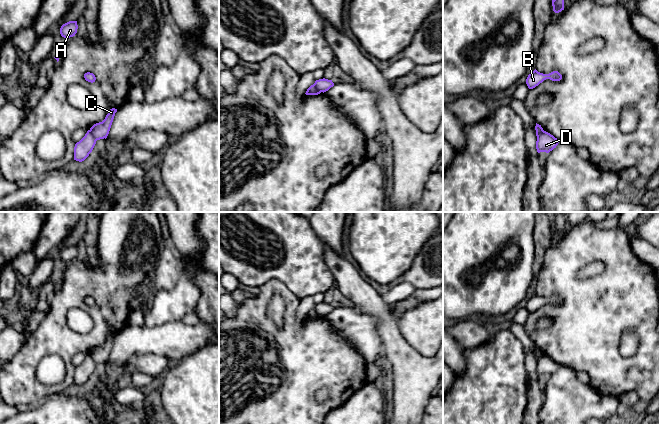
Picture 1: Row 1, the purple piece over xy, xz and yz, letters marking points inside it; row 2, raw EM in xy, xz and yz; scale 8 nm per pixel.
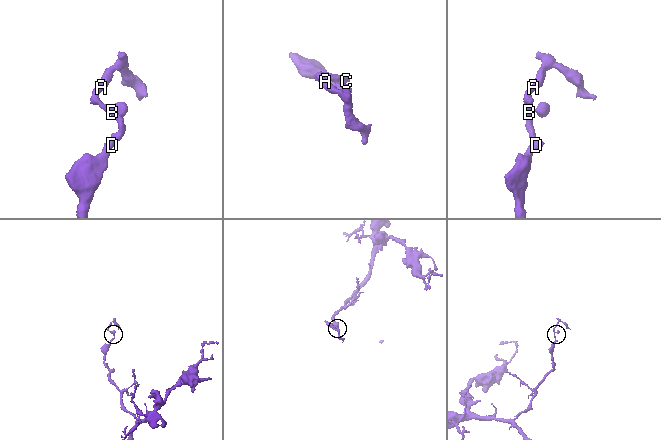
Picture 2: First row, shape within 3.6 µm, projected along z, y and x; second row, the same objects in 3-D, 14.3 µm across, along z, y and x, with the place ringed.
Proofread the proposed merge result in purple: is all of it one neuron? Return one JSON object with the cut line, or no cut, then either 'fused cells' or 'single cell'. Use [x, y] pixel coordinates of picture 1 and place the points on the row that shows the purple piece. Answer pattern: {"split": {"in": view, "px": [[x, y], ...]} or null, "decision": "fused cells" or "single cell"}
{"split": {"in": "xy", "px": [[89, 130], [96, 140]]}, "decision": "fused cells"}

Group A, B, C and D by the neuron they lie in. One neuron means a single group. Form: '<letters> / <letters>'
A B C / D

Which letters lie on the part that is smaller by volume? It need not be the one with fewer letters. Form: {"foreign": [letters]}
{"foreign": ["A", "B", "C"]}

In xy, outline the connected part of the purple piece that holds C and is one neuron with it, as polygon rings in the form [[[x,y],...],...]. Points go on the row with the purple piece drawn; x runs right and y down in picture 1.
[[[110,109],[102,122],[96,123],[90,128],[96,140],[107,138],[116,112],[117,109]]]

